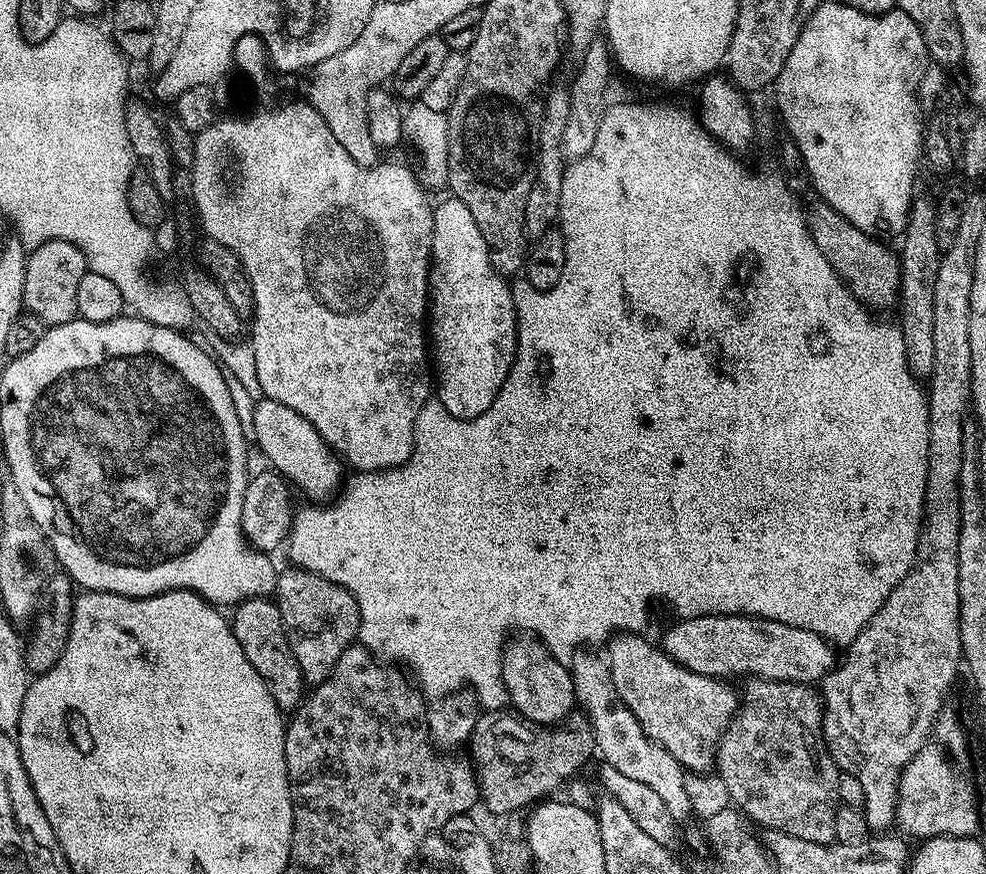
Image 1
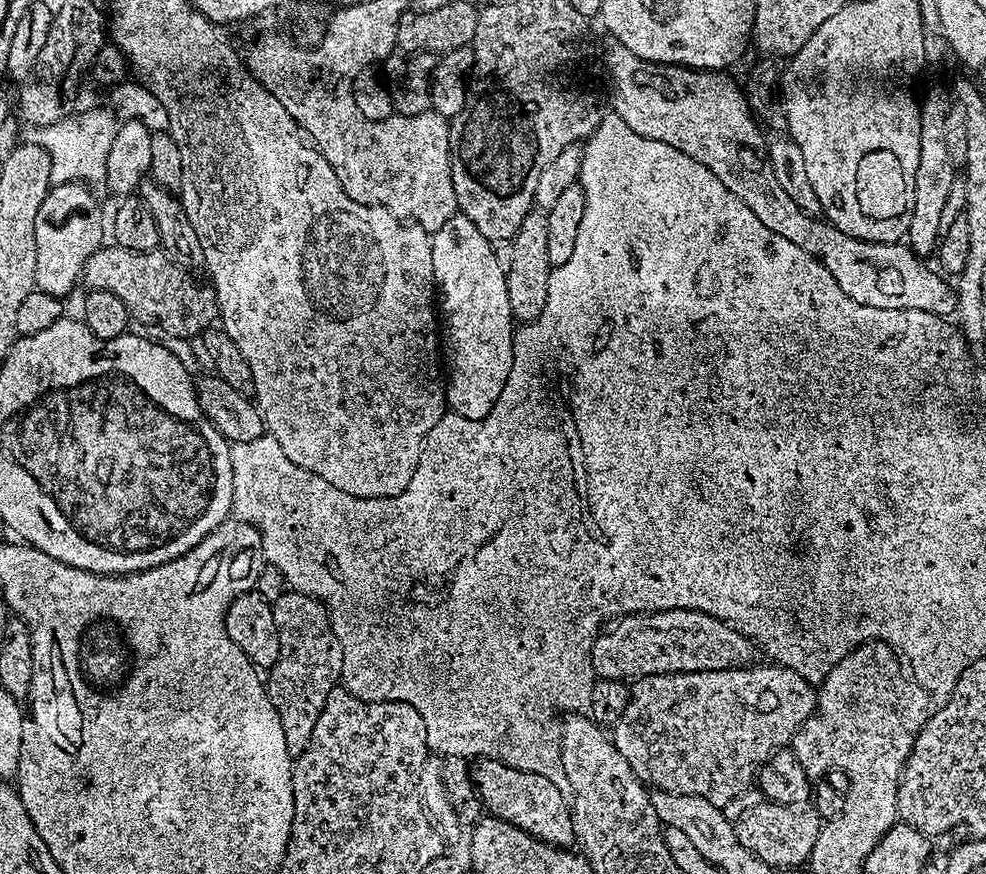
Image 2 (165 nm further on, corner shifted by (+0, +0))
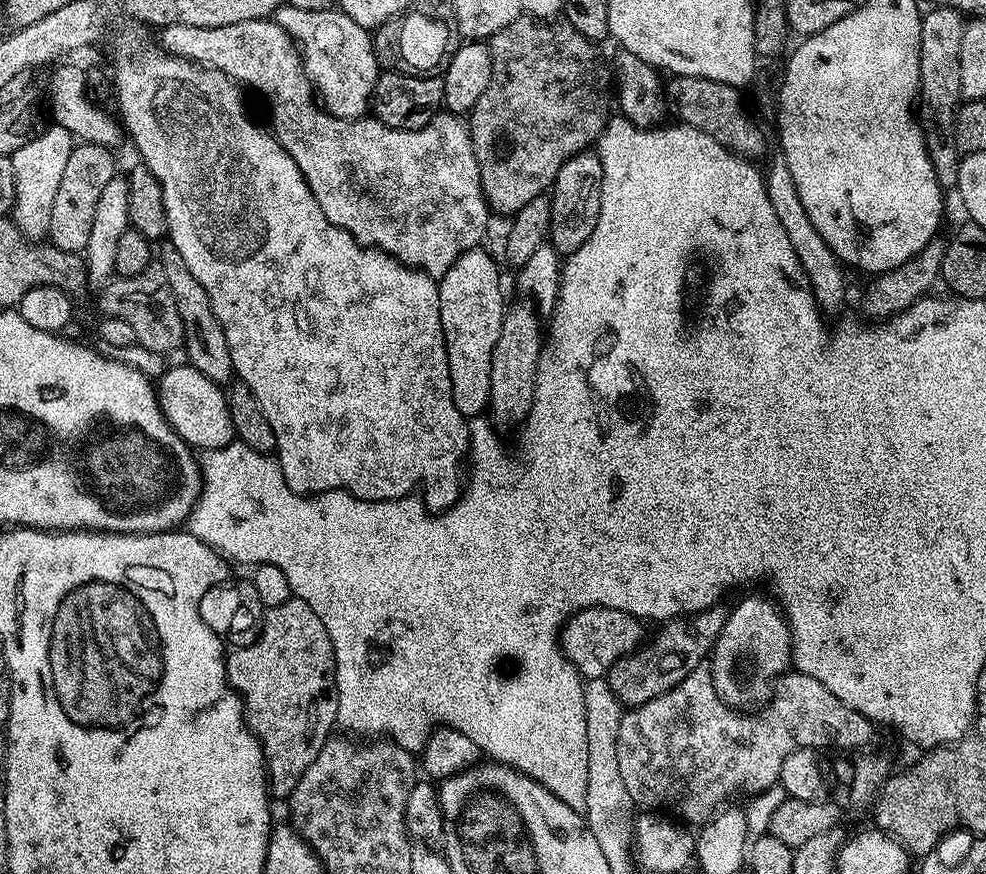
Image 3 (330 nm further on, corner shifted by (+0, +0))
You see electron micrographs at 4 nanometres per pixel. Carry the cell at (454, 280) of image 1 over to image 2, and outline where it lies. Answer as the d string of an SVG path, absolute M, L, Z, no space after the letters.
M463 214L450 217L437 232L431 233L434 254L434 278L438 289L438 312L442 317L442 356L446 361L446 404L451 411L467 420L481 420L494 410L506 378L510 378L510 366L514 362L512 337L514 317L510 306L510 294L506 290L506 268L496 257L493 241L482 238L482 233L470 218Z

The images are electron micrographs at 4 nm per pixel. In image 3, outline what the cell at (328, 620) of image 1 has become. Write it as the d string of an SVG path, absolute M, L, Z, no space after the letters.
M295 598L282 602L282 606L267 609L260 621L260 632L253 644L244 648L233 647L226 656L228 682L240 698L244 710L246 727L264 751L264 766L268 774L270 792L273 797L291 796L294 786L306 774L310 762L318 758L322 746L333 735L332 728L337 727L336 711L336 659L326 634L326 626L310 610L306 602Z

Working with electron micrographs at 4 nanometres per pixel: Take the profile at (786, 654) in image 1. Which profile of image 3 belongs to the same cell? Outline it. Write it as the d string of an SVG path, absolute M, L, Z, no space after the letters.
M583 608L565 620L558 643L565 658L580 671L581 677L599 680L607 677L608 671L621 656L629 656L640 647L645 639L643 626L645 627L637 617L622 610Z

